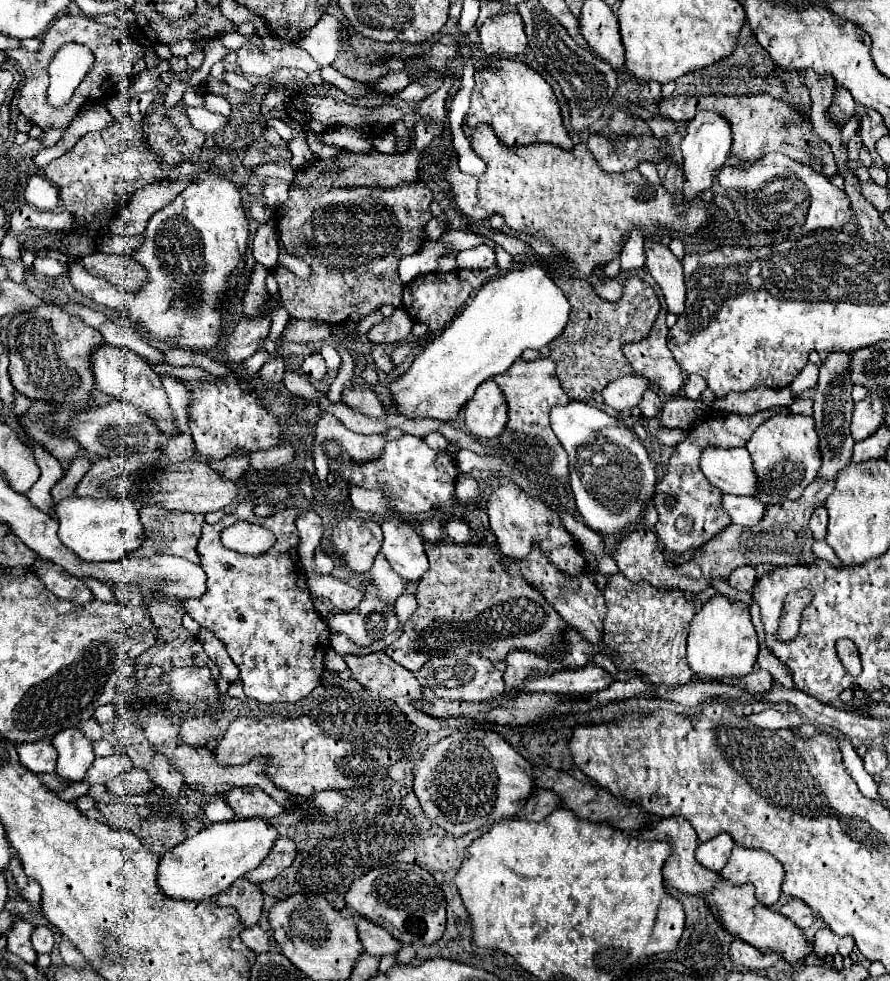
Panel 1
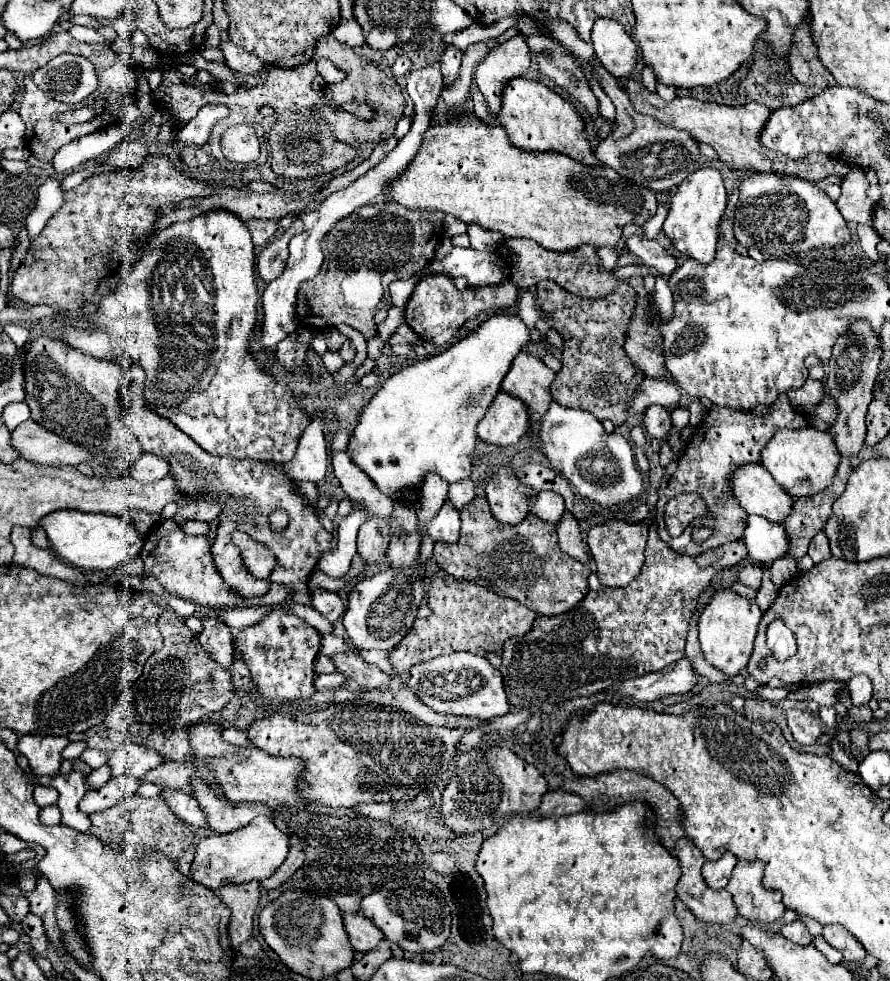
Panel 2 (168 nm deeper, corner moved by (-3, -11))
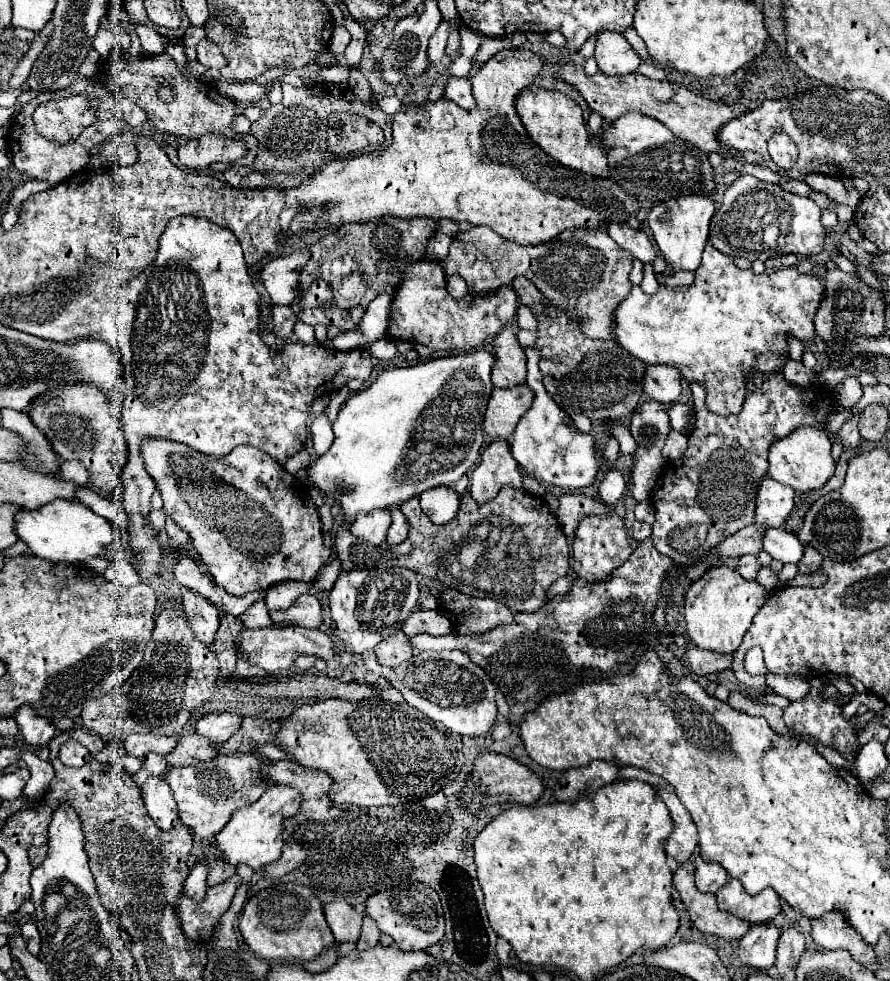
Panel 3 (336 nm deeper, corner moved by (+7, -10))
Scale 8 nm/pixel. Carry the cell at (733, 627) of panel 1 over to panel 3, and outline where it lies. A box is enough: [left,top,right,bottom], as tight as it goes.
[684,565,770,653]

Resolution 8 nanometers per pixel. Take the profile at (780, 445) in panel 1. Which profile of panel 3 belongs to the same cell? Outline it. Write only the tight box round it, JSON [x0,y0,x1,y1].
[768,427,836,495]

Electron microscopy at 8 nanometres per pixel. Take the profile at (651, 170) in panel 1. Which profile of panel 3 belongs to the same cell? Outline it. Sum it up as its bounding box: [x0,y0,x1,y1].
[614,243,822,415]

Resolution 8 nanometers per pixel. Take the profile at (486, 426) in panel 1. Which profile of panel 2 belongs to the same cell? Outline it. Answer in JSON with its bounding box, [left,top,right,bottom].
[476,392,528,446]

